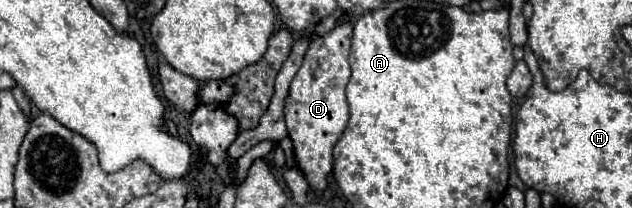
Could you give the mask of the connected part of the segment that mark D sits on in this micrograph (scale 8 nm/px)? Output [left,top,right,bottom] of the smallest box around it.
[285,21,353,191]

